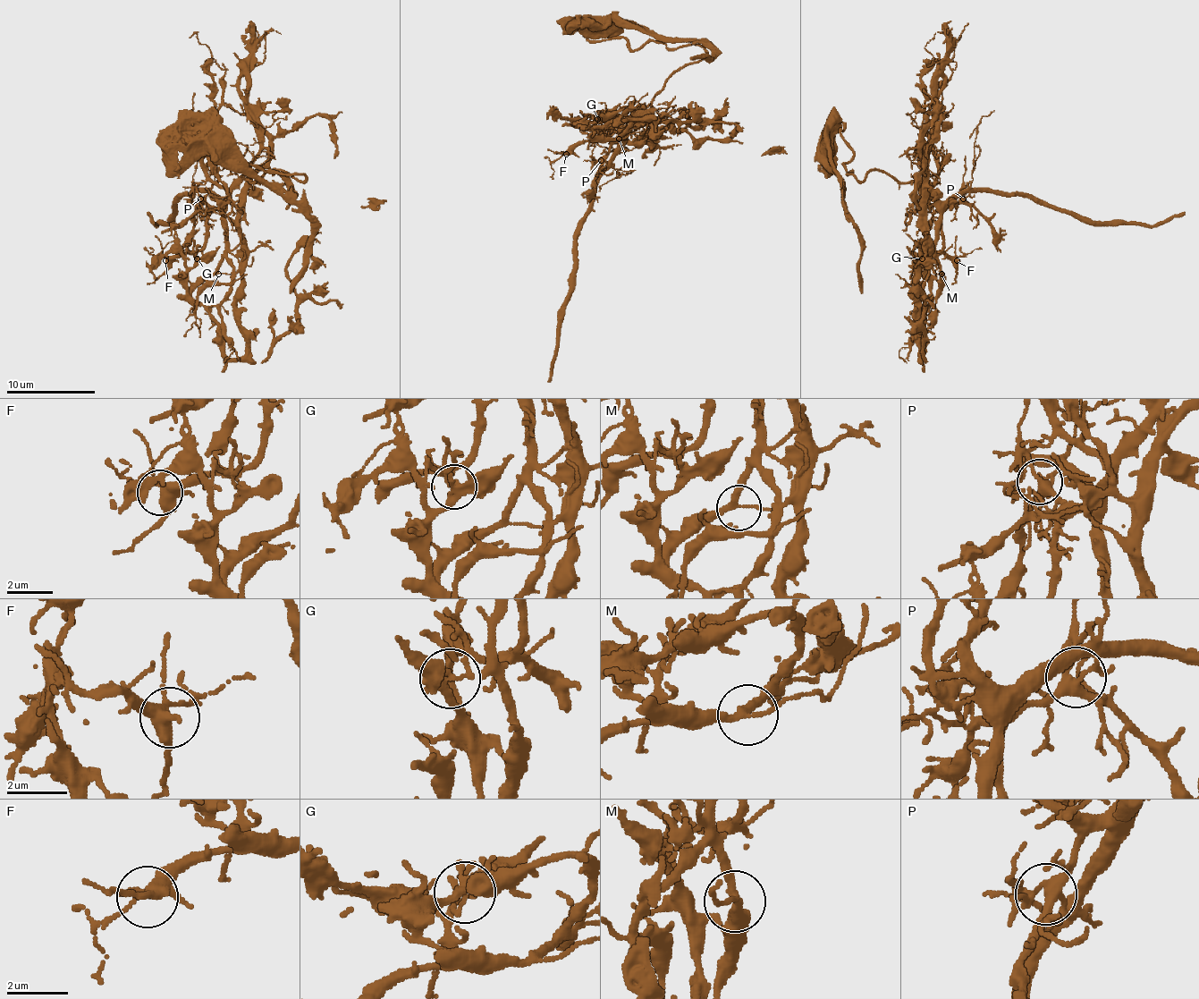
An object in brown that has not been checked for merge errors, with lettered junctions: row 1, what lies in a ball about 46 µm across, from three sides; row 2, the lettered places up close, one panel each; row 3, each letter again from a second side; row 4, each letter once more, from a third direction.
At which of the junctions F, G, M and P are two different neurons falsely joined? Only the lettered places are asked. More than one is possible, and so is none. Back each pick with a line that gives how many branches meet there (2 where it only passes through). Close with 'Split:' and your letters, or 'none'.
G: 3
Split: G

